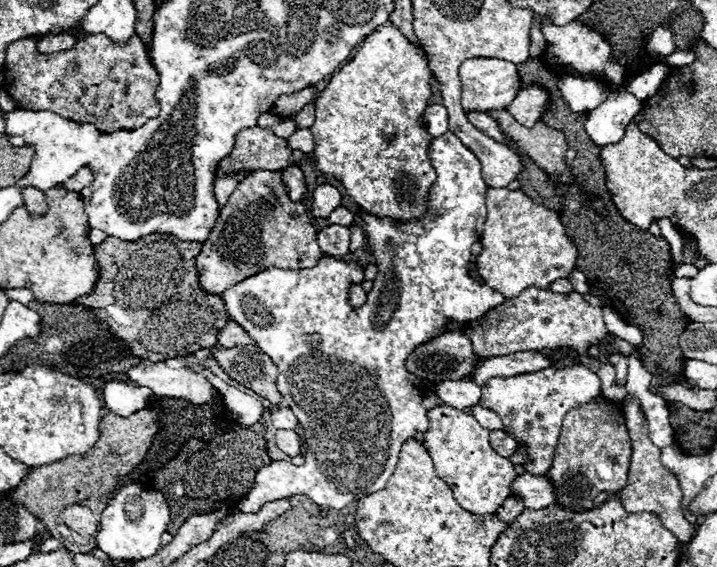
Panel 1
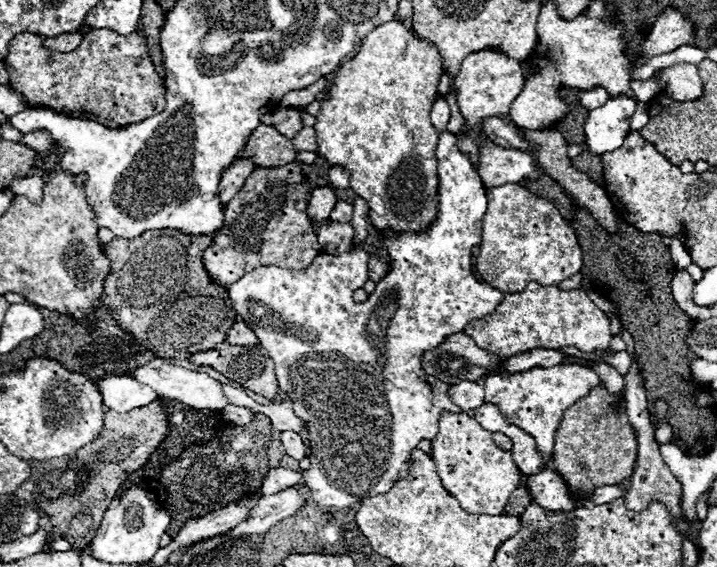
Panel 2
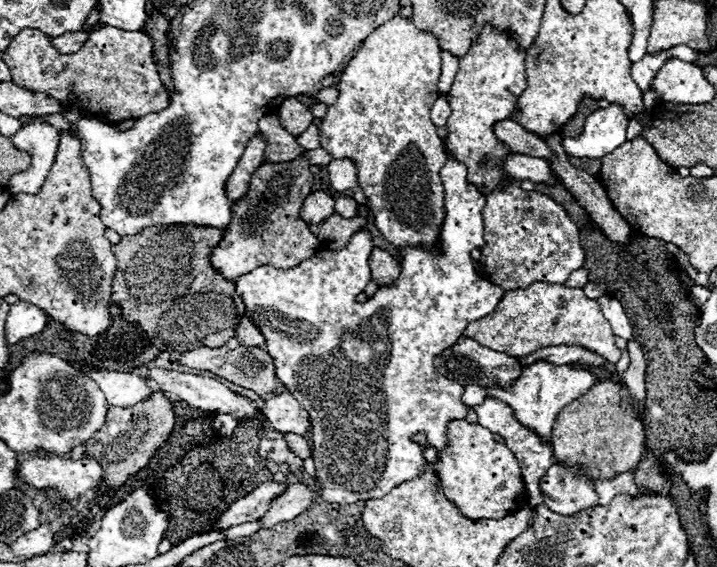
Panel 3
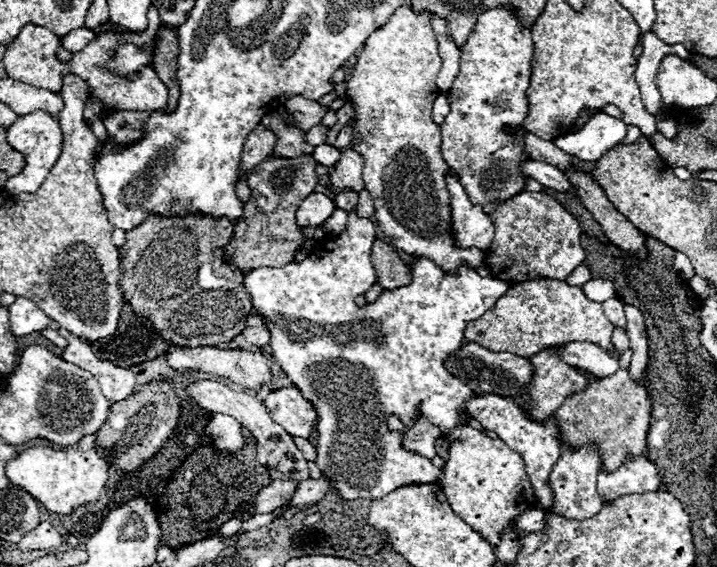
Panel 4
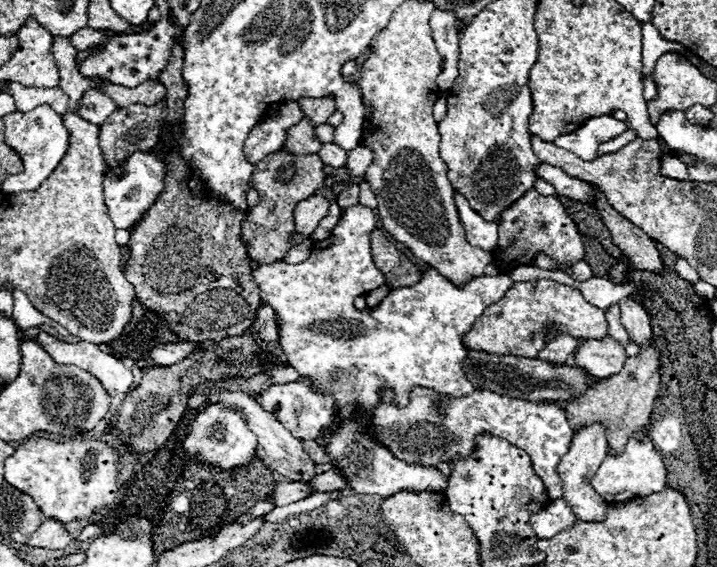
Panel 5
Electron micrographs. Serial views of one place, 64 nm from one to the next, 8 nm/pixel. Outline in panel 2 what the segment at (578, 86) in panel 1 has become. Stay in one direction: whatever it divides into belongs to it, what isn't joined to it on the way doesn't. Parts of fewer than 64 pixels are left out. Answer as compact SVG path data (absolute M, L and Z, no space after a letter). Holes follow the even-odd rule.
M592 88L592 90L578 90L576 98L578 98L578 104L582 104L588 110L594 110L594 108L606 104L606 100L610 96L608 96L608 92L604 88Z

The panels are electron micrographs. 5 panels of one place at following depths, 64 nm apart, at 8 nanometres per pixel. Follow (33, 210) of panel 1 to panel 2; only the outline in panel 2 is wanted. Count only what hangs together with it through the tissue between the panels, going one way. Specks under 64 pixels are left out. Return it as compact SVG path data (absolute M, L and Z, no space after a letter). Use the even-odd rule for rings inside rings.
M26 176L26 178L14 180L10 184L10 190L26 196L30 202L40 202L42 200L42 186L44 186L44 182L40 176Z

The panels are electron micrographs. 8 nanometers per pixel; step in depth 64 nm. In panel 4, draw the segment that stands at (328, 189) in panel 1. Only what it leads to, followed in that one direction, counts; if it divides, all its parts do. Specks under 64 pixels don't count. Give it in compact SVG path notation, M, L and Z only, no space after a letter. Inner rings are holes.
M312 192L310 196L306 196L302 200L302 204L298 206L298 214L296 220L298 224L302 224L304 228L314 228L320 226L326 218L330 218L330 214L336 210L334 202L320 192Z

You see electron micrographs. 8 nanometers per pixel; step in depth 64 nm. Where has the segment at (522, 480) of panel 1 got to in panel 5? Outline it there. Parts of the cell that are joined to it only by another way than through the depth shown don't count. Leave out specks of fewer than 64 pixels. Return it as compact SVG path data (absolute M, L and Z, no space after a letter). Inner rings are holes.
M596 424L596 426L584 428L578 436L572 438L568 452L562 456L558 464L558 476L562 480L562 500L572 508L576 520L584 520L584 522L602 520L606 514L606 508L608 508L606 500L602 500L600 494L590 486L590 480L594 478L604 458L606 458L606 436L604 436L604 428Z

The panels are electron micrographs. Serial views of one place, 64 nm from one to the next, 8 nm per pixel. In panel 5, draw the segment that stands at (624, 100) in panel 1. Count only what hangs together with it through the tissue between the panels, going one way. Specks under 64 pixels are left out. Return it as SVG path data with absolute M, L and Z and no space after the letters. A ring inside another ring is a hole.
M612 116L594 117L588 120L582 128L578 128L572 134L558 136L554 140L556 146L574 152L582 160L596 160L598 158L598 146L602 142L614 140L616 136L624 133L628 126L622 120L616 120Z

